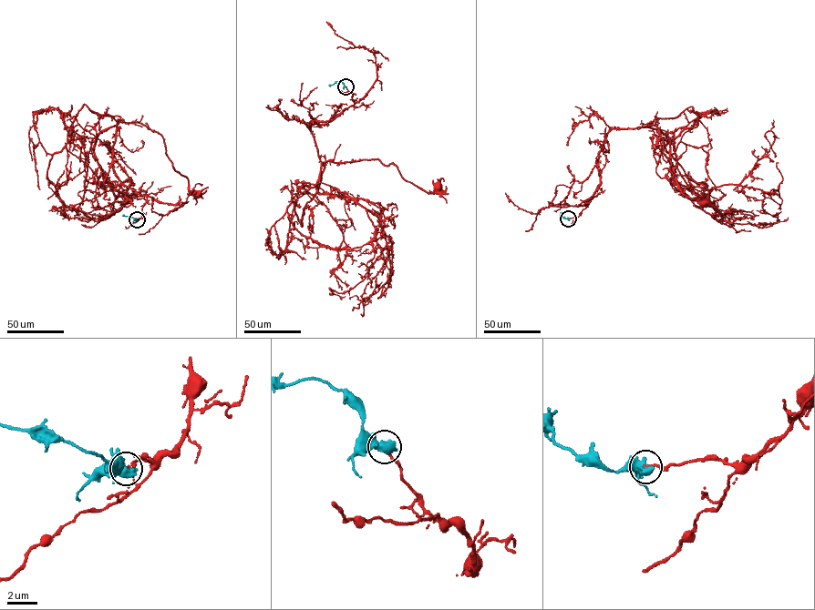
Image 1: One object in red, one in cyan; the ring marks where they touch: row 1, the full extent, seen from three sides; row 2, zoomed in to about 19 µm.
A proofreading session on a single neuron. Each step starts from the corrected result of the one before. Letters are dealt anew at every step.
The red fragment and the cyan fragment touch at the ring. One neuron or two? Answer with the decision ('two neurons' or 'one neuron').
two neurons

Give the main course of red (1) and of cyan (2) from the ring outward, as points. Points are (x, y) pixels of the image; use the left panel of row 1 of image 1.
1: (137, 219), (146, 197), (122, 183), (113, 168), (118, 122), (159, 132), (173, 168), (196, 193)
2: (137, 219), (122, 215)

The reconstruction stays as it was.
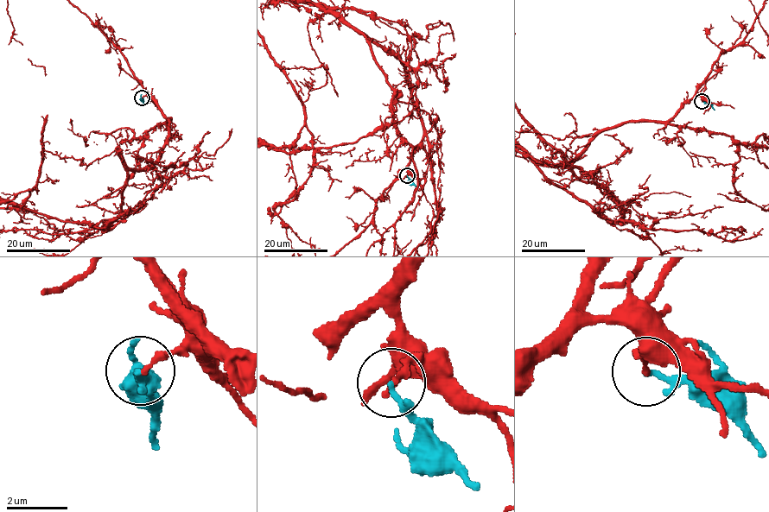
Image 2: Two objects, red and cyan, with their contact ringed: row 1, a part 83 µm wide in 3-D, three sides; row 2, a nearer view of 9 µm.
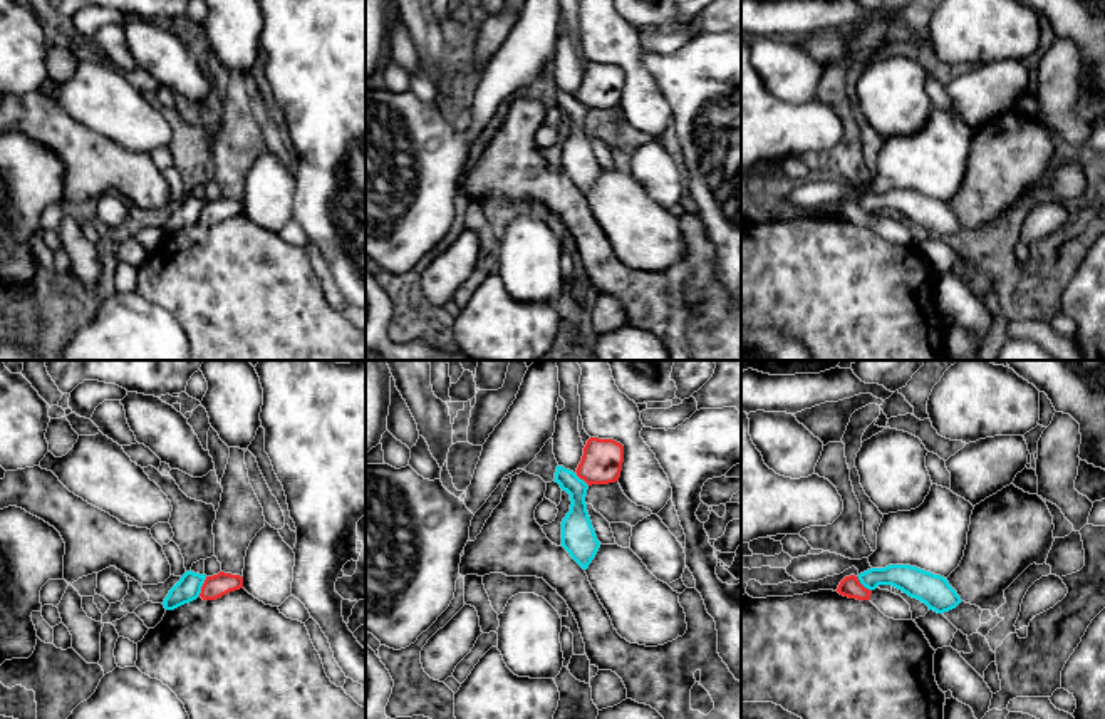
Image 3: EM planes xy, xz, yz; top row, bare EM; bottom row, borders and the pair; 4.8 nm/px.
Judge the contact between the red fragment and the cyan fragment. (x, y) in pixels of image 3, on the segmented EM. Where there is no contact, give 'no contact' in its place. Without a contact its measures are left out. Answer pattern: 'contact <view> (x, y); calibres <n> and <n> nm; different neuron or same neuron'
contact xy (202, 587); calibres 110 and 120 nm; different neuron

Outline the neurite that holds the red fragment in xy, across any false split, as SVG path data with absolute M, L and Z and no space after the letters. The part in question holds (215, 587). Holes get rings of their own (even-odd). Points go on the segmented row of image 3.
M220 572L218 575L206 577L200 597L203 600L216 600L240 588L243 588L243 577Z

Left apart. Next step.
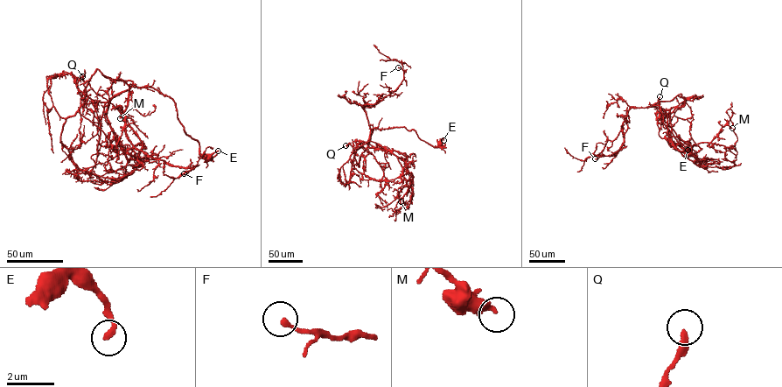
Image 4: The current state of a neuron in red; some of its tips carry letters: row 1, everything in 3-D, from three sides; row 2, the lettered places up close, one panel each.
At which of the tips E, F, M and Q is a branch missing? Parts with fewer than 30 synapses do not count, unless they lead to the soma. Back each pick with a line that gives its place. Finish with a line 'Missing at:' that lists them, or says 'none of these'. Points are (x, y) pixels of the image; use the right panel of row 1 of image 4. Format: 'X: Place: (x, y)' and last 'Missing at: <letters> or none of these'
Missing at: none of these

